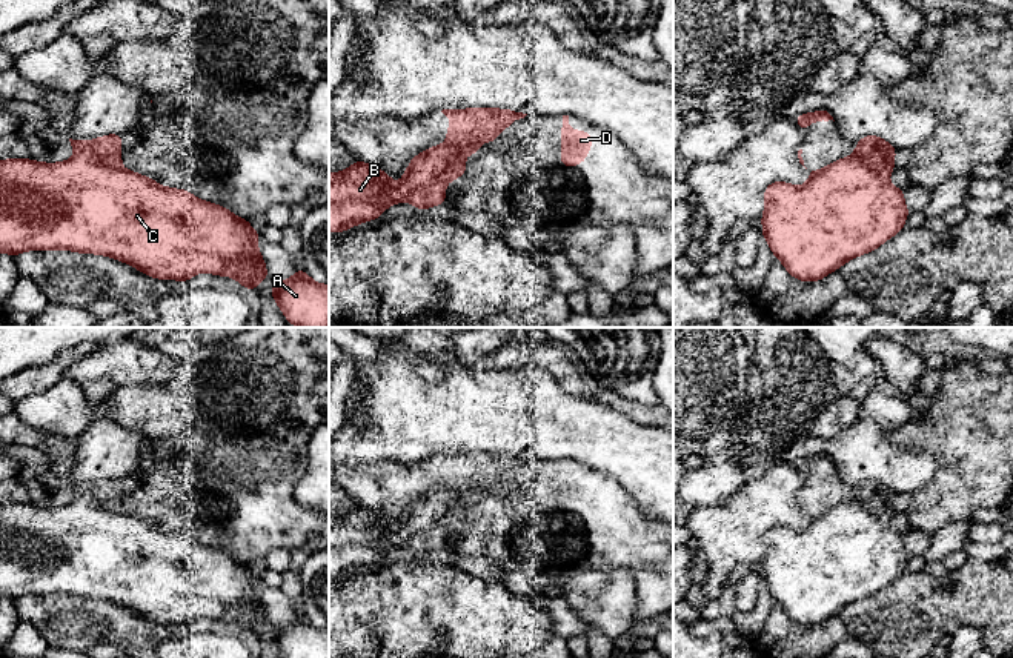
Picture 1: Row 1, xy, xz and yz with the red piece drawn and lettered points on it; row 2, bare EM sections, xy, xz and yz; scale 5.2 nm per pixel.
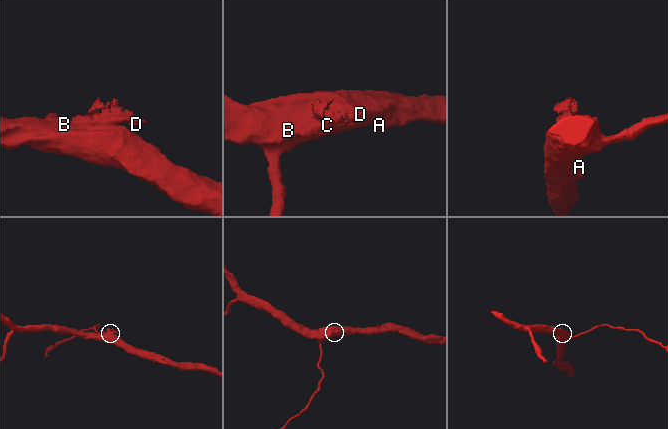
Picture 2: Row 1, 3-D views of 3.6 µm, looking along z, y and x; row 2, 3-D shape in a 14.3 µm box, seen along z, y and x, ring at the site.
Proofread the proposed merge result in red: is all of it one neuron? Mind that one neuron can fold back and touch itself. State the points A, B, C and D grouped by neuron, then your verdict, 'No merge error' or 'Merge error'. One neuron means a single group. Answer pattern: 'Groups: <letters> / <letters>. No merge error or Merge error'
Groups: A B C / D. Merge error

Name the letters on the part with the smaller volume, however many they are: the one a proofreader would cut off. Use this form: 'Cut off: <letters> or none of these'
Cut off: D

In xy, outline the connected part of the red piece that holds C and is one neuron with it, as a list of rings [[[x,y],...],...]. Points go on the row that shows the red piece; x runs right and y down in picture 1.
[[[83,154],[60,163],[31,158],[0,161],[0,254],[15,257],[25,251],[54,249],[97,254],[128,263],[158,280],[188,281],[208,272],[232,277],[244,289],[257,291],[258,281],[269,278],[257,246],[260,235],[249,220],[238,218],[220,204],[203,201],[184,189],[164,188],[134,171],[108,168]]]

